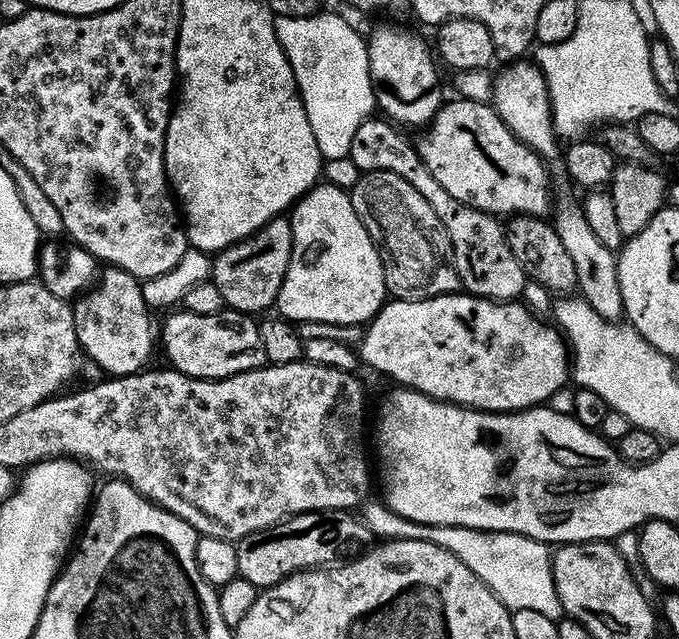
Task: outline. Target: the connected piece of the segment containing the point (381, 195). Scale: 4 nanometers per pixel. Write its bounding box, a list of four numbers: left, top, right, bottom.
[350,172,461,300]

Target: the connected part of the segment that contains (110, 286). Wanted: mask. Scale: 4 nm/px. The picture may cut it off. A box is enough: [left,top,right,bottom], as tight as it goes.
[72,266,154,377]

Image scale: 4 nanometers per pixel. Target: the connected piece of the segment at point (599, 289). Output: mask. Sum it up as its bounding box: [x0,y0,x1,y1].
[554,211,624,322]

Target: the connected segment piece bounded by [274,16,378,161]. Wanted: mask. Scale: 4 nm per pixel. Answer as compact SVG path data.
M277 16L274 23L278 29L276 37L294 70L296 88L306 110L306 118L310 122L310 130L314 130L314 142L318 146L321 157L330 159L346 159L350 154L350 142L354 142L354 134L363 120L369 119L377 111L375 87L352 88L352 28L340 16L332 16L328 24L316 23L313 17L290 18Z

